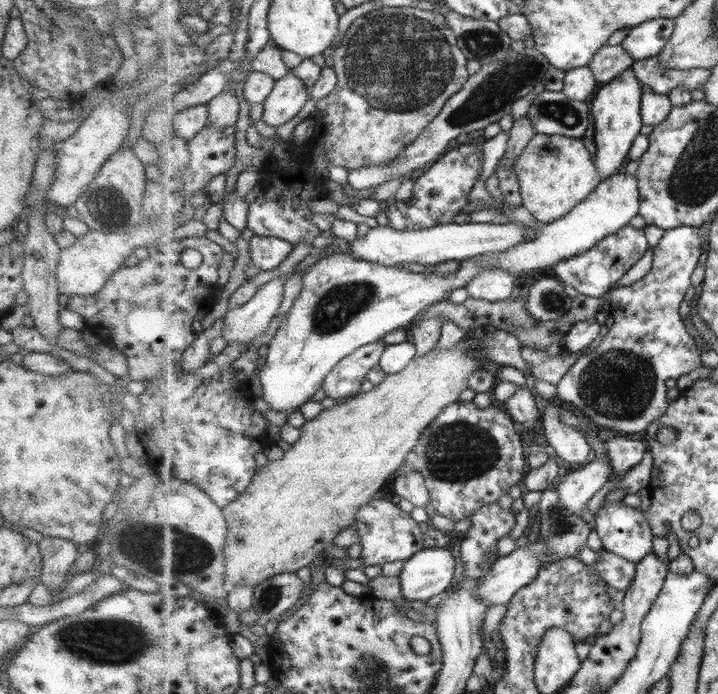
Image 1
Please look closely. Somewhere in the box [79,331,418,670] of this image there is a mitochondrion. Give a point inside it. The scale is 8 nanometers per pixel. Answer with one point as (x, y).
(154, 549)

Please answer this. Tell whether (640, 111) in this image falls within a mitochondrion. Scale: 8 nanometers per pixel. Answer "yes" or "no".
no

